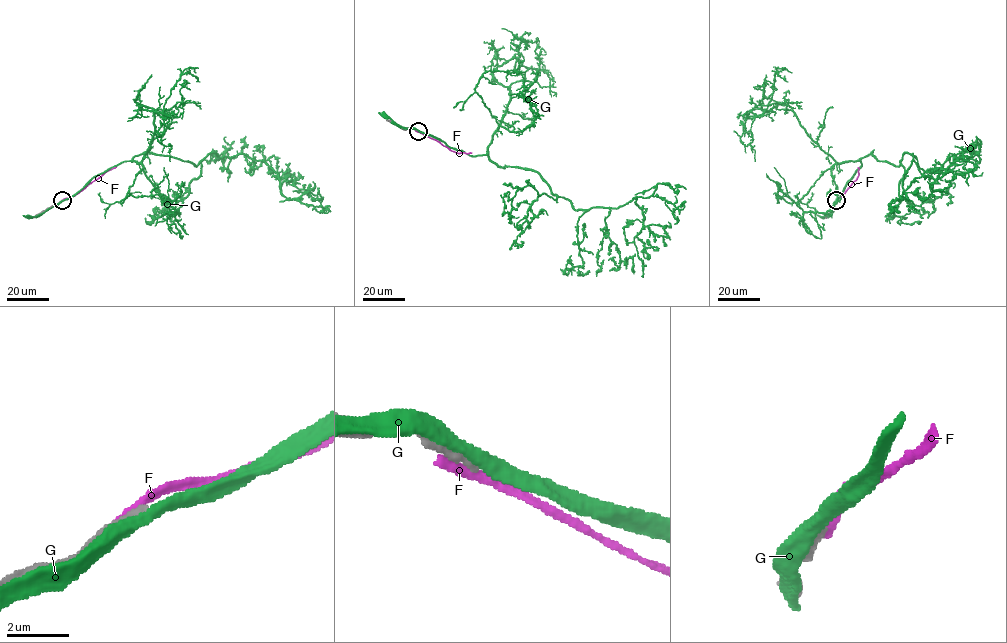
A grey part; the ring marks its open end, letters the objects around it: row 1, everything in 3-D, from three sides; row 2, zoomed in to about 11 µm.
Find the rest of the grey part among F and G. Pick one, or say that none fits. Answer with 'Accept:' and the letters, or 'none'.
Accept: none

